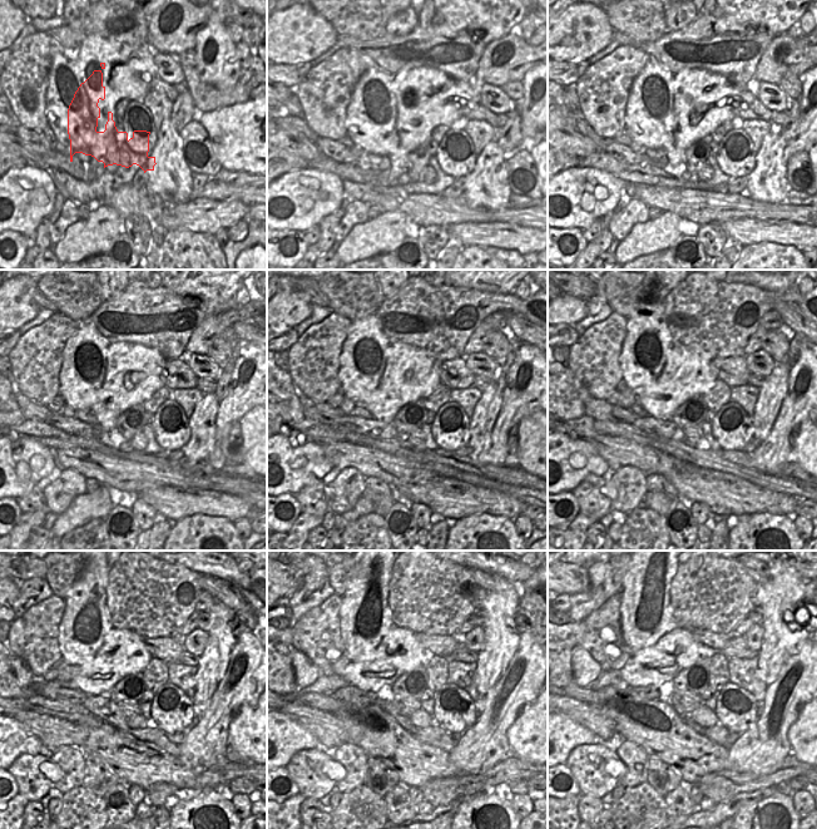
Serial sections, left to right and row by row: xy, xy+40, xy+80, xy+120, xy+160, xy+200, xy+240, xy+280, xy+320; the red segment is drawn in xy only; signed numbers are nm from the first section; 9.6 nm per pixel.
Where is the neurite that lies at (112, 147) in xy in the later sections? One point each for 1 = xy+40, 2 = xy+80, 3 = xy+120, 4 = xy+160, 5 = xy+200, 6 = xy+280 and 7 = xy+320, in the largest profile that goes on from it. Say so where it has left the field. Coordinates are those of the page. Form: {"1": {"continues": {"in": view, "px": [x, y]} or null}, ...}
{"1": {"continues": {"in": "xy+40", "px": [360, 122]}}, "2": {"continues": {"in": "xy+80", "px": [645, 83]}}, "3": {"continues": {"in": "xy+120", "px": [80, 366]}}, "4": {"continues": {"in": "xy+160", "px": [360, 364]}}, "5": {"continues": {"in": "xy+200", "px": [648, 337]}}, "6": {"continues": {"in": "xy+280", "px": [365, 616]}}, "7": {"continues": {"in": "xy+320", "px": [645, 612]}}}

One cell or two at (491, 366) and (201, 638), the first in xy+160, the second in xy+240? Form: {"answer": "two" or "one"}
{"answer": "one"}

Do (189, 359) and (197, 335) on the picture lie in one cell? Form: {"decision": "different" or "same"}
{"decision": "different"}

